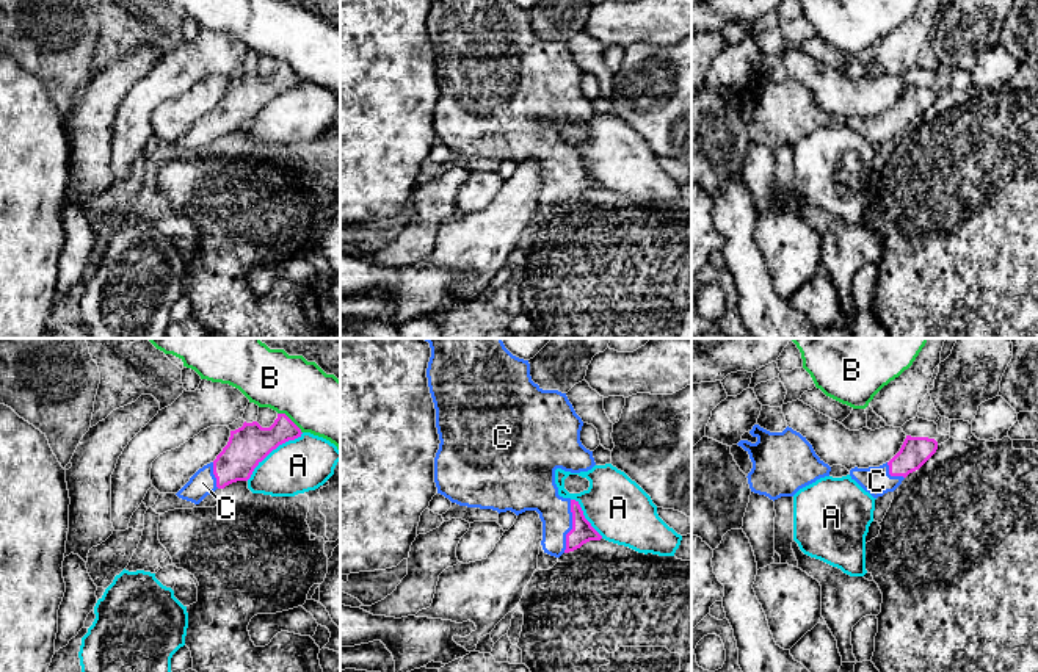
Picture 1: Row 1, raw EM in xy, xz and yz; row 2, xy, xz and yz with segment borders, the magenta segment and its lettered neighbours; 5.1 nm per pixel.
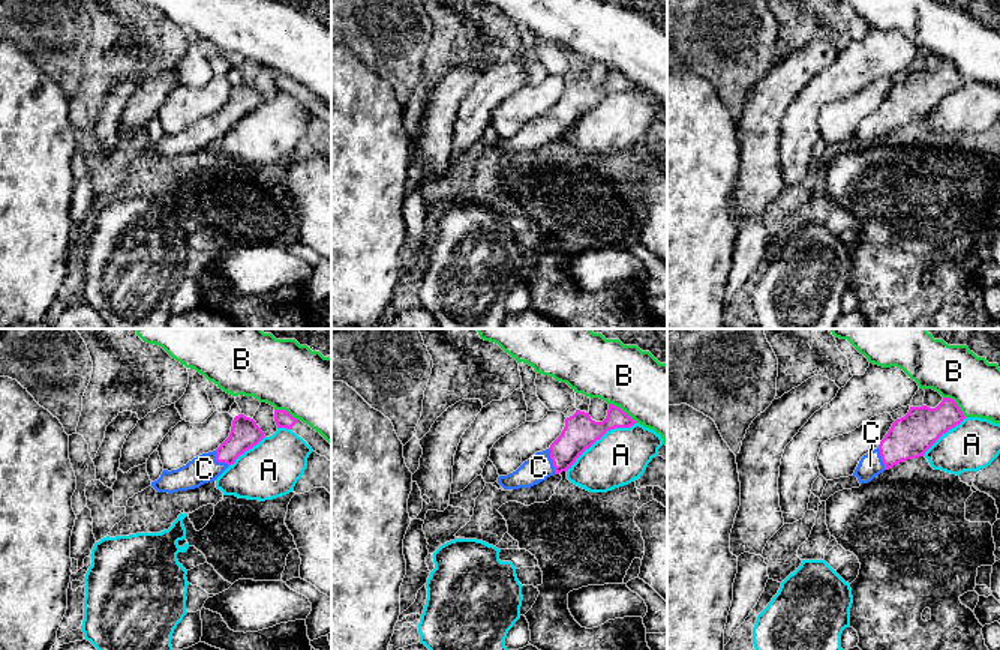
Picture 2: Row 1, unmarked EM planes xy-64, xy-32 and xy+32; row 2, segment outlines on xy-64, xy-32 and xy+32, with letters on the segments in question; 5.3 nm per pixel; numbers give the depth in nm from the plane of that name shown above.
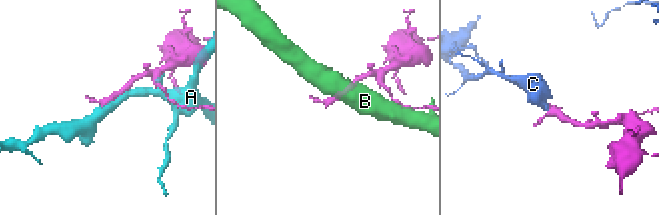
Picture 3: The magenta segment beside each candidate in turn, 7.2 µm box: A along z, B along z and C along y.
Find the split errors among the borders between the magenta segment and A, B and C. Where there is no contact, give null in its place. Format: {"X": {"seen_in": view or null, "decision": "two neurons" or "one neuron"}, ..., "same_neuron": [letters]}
{"A": {"seen_in": "xy", "decision": "two neurons"}, "B": {"seen_in": "xy", "decision": "two neurons"}, "C": {"seen_in": "xz", "decision": "one neuron"}, "same_neuron": ["C"]}

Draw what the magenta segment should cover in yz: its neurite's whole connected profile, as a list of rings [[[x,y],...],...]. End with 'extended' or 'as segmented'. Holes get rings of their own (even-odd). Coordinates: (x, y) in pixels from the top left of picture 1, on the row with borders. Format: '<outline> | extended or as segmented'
[[[906,435],[900,451],[886,464],[869,468],[851,468],[850,476],[873,498],[894,492],[902,481],[919,470],[938,450],[938,442],[928,437]]] | extended

